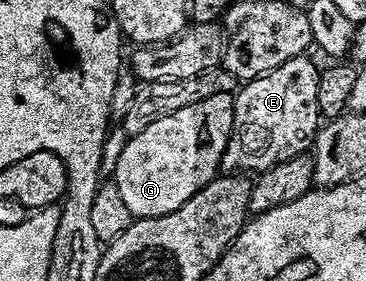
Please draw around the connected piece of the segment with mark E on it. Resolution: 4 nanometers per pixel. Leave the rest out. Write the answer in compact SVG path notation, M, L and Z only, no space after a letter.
M303 54L296 58L292 58L288 62L276 66L276 70L266 72L262 76L257 76L254 80L245 81L245 83L237 89L236 95L234 96L234 121L232 122L232 130L230 131L230 137L226 143L226 149L222 155L221 163L221 167L225 169L227 173L257 174L264 171L265 168L271 168L280 162L284 162L288 158L301 156L311 147L312 141L320 127L320 113L318 111L318 103L316 102L316 86L318 85L318 73L320 68L319 65L314 65L308 57L309 55Z

